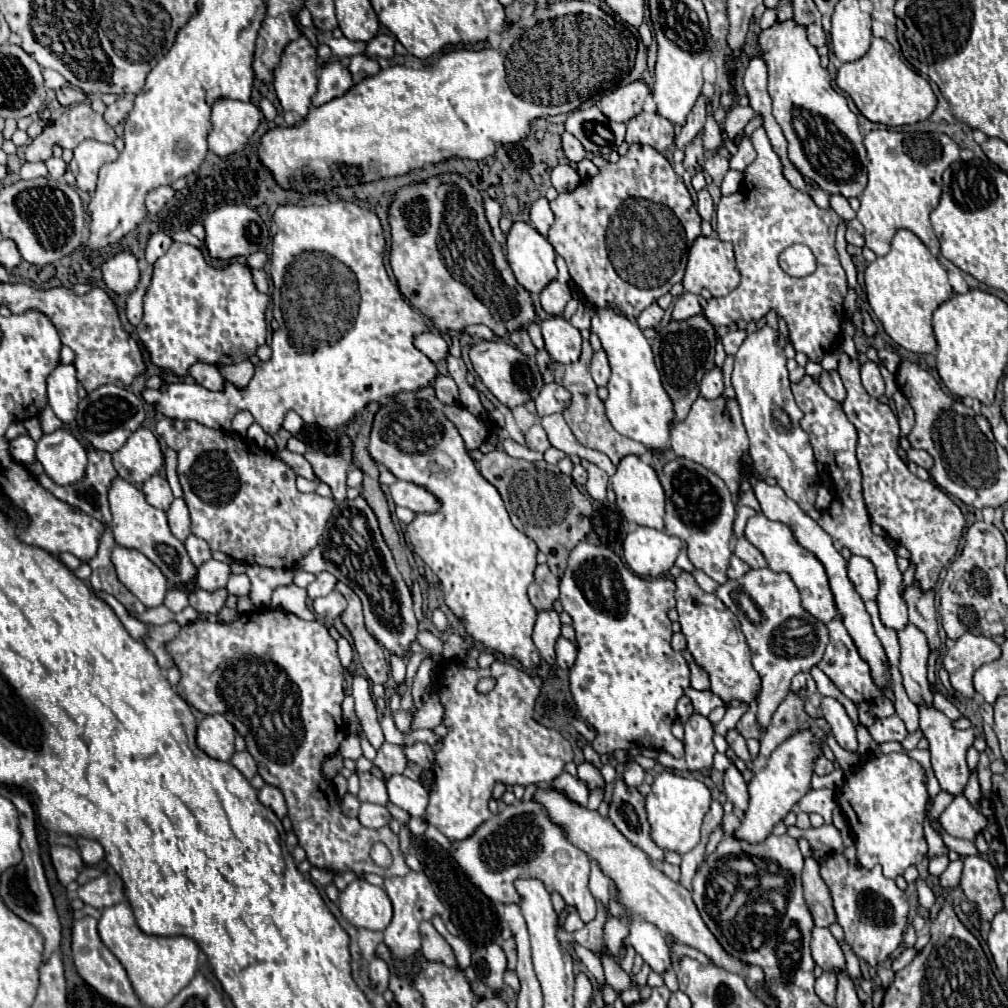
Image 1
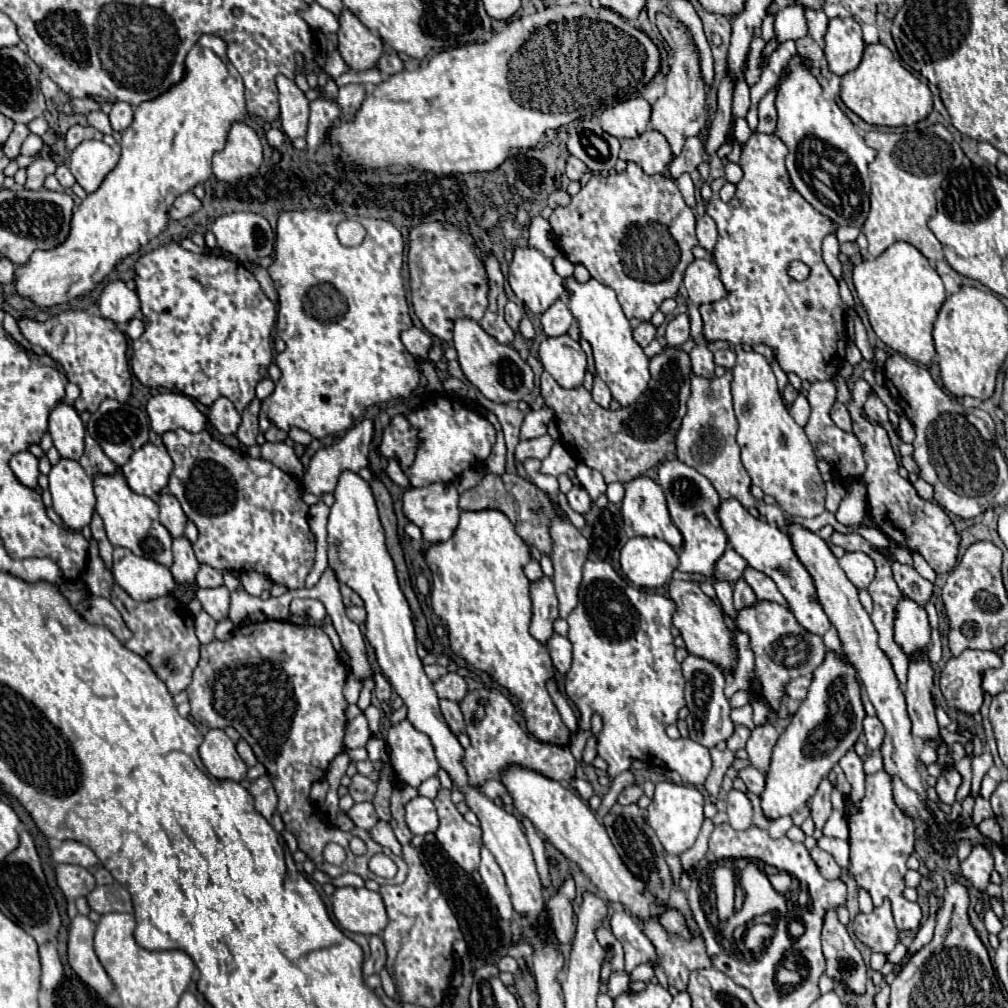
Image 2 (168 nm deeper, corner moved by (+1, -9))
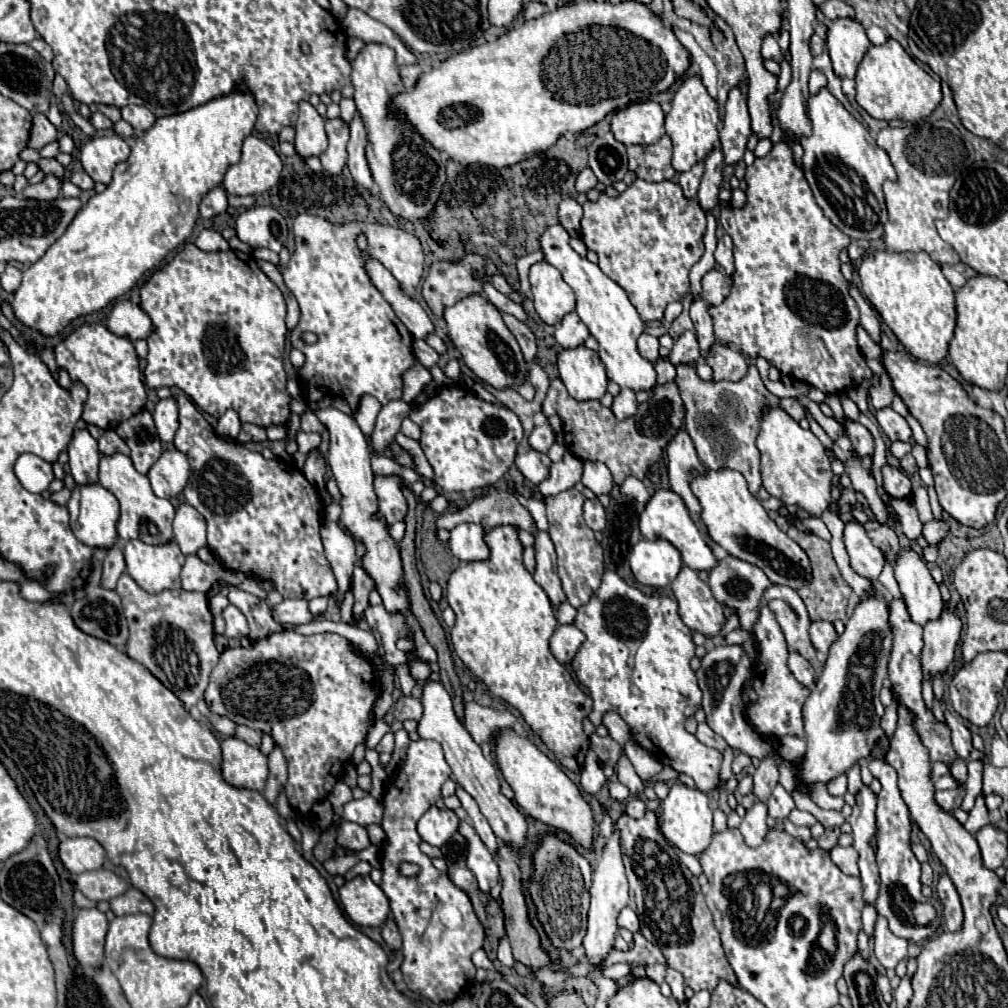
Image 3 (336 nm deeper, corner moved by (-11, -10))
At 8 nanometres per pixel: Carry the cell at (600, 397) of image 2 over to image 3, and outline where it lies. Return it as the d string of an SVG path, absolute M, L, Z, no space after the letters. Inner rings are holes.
M623 388L619 392L619 396L613 400L613 406L611 406L613 414L617 420L625 420L629 416L633 416L637 412L637 398L635 398L635 392L629 390L629 388Z

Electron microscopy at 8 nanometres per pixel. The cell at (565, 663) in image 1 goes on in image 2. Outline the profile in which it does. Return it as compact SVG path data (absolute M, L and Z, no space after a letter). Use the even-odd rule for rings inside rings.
M553 635L549 641L547 641L547 651L551 655L551 661L555 665L555 669L565 675L569 669L571 669L571 643L561 637L561 635Z

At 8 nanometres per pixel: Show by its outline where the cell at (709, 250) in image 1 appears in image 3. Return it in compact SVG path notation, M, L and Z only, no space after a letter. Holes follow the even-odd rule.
M709 270L703 276L701 286L703 286L701 294L711 306L721 304L725 300L725 296L729 296L729 278L725 274L721 274L719 270Z

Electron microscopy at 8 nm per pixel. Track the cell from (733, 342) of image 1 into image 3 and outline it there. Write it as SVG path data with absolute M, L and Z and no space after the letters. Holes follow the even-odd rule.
M713 344L709 348L709 352L705 354L705 364L713 370L713 382L717 380L737 382L745 376L749 368L745 358L737 350L723 344Z

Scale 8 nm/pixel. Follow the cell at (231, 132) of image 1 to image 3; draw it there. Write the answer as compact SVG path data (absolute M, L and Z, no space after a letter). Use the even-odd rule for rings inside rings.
M251 134L243 142L243 156L239 164L227 170L223 188L233 196L261 194L279 182L281 168L277 152L259 136Z

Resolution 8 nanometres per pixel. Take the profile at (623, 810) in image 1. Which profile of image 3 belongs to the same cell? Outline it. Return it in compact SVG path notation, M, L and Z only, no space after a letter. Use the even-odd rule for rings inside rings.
M647 812L641 820L633 820L623 814L617 820L617 828L621 828L621 850L629 880L629 898L631 904L635 904L641 934L651 944L661 948L669 968L681 972L685 984L695 992L713 992L719 980L739 986L721 946L719 932L713 926L713 918L705 904L705 896L701 894L699 882L695 876L691 876L687 866L679 862L665 838L659 834L655 812ZM671 878L677 878L677 892L667 892L667 882L671 882Z

